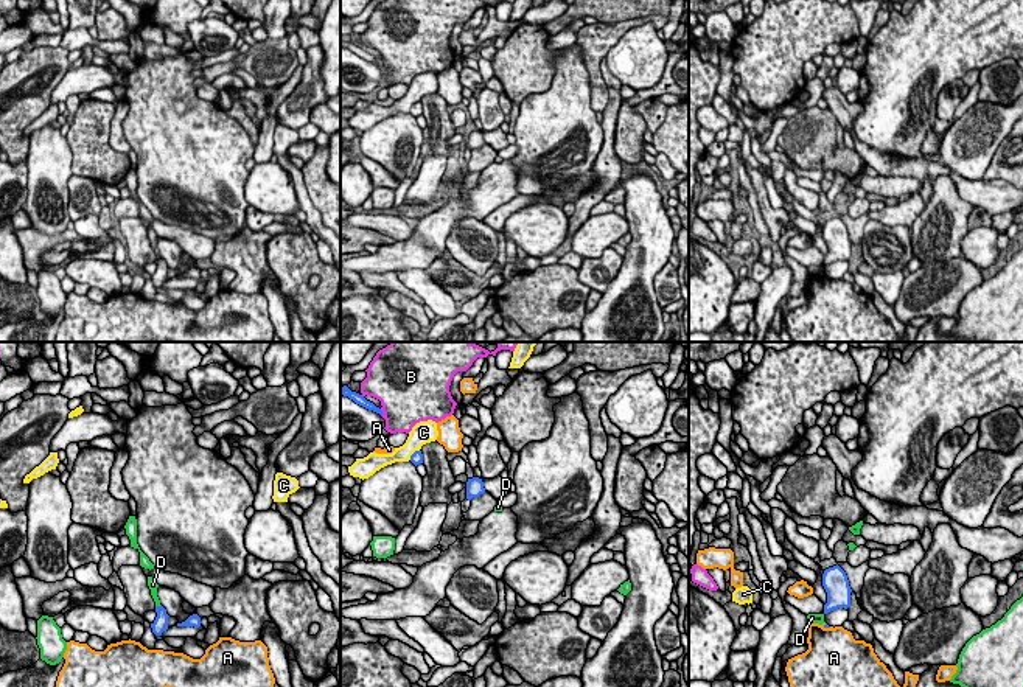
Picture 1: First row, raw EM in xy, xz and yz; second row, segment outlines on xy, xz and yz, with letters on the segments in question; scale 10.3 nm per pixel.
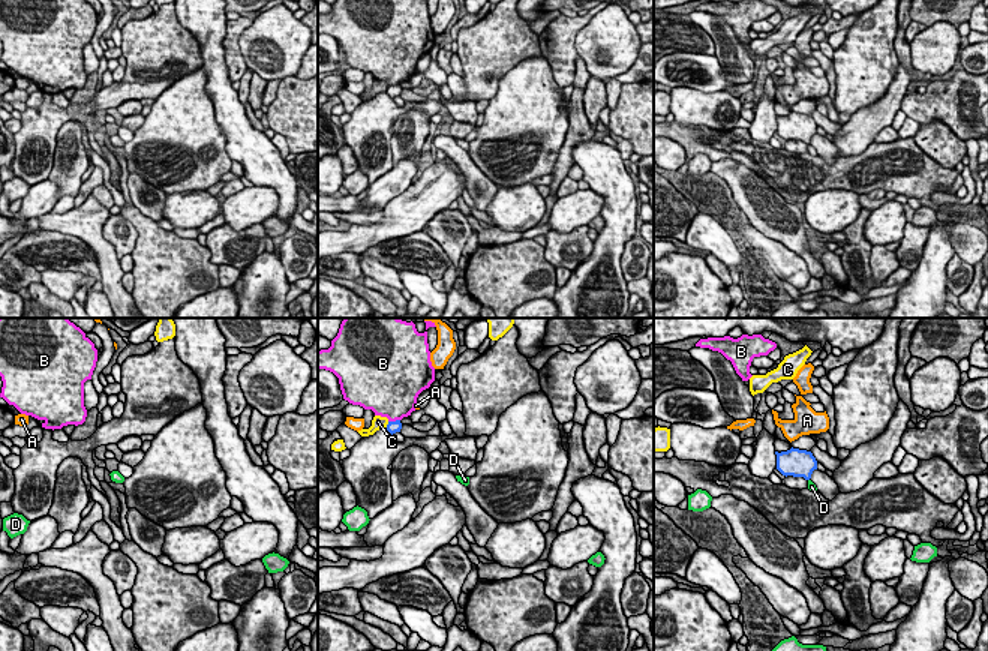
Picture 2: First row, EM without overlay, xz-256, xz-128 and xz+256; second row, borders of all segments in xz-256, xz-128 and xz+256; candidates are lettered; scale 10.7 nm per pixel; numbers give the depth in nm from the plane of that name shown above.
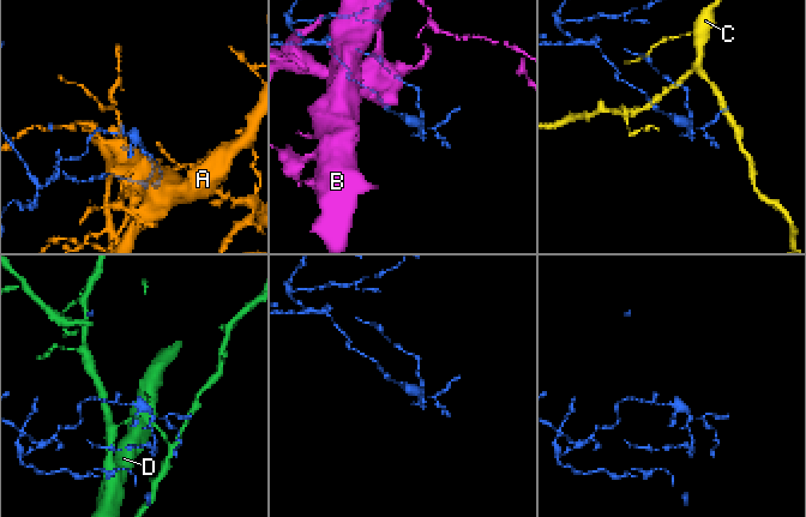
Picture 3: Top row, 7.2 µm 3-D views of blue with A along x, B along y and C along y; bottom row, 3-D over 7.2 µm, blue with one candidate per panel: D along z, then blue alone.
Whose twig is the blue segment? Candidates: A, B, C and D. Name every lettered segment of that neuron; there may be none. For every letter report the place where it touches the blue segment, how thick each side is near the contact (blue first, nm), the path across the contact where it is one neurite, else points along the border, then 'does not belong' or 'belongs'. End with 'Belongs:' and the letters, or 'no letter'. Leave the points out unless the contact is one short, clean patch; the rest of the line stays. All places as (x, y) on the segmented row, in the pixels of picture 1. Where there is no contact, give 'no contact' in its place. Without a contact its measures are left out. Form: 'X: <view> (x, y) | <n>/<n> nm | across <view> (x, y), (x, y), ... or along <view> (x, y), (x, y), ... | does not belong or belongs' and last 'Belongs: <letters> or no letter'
A: yz (827, 627) | 50/480 nm | does not belong
B: xz (381, 412) | 90/460 nm | does not belong
C: xz (412, 454) | 130/220 nm | along xz (418, 449), (409, 459) | does not belong
D: xy (157, 606) | 160/100 nm | does not belong
Belongs: no letter

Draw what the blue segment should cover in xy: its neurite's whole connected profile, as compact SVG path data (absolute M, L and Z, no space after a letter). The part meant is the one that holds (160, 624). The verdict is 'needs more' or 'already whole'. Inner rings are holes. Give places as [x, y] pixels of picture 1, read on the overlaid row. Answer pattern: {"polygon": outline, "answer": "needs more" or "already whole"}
{"polygon": "M162 605L155 606L155 612L157 612L157 617L151 623L151 628L155 636L162 636L162 633L168 629L168 617L169 616L166 614L166 609Z", "answer": "already whole"}

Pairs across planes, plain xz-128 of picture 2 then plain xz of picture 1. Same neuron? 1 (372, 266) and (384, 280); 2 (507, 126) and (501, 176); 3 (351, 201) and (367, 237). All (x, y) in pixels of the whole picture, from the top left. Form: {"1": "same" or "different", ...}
{"1": "same", "2": "different", "3": "different"}

